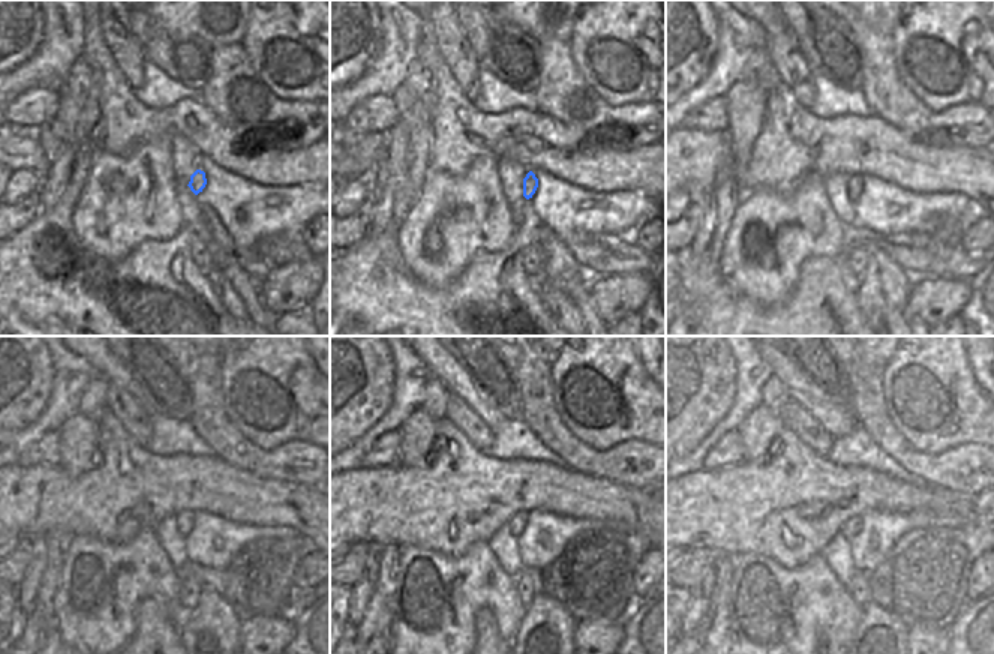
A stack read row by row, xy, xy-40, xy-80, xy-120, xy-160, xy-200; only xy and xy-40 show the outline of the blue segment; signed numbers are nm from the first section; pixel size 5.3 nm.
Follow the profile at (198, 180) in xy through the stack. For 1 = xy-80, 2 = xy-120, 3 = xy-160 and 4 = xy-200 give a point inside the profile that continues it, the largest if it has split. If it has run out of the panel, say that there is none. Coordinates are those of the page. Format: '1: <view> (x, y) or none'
1: xy-80 (855, 186)
2: xy-120 (185, 519)
3: xy-160 (517, 522)
4: xy-200 (850, 528)

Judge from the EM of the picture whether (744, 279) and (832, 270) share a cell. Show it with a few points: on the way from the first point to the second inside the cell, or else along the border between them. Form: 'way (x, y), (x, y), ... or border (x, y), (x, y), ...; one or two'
border (829, 257), (810, 255), (796, 285), (778, 303); two

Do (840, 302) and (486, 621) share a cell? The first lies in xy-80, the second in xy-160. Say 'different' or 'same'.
same

